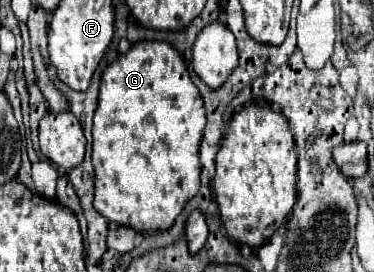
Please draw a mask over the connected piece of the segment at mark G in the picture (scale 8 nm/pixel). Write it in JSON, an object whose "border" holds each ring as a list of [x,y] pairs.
{"border":[[[139,42],[133,44],[131,50],[123,56],[119,56],[113,64],[109,64],[101,76],[101,92],[99,92],[99,106],[93,118],[93,166],[95,166],[95,192],[93,192],[93,208],[107,218],[113,224],[119,226],[129,226],[135,232],[167,232],[173,224],[175,218],[181,214],[185,208],[187,200],[197,194],[199,186],[199,174],[201,174],[201,162],[199,162],[199,144],[203,140],[203,130],[205,130],[205,108],[203,100],[199,96],[199,90],[189,78],[187,64],[181,58],[181,54],[167,42]]]}

